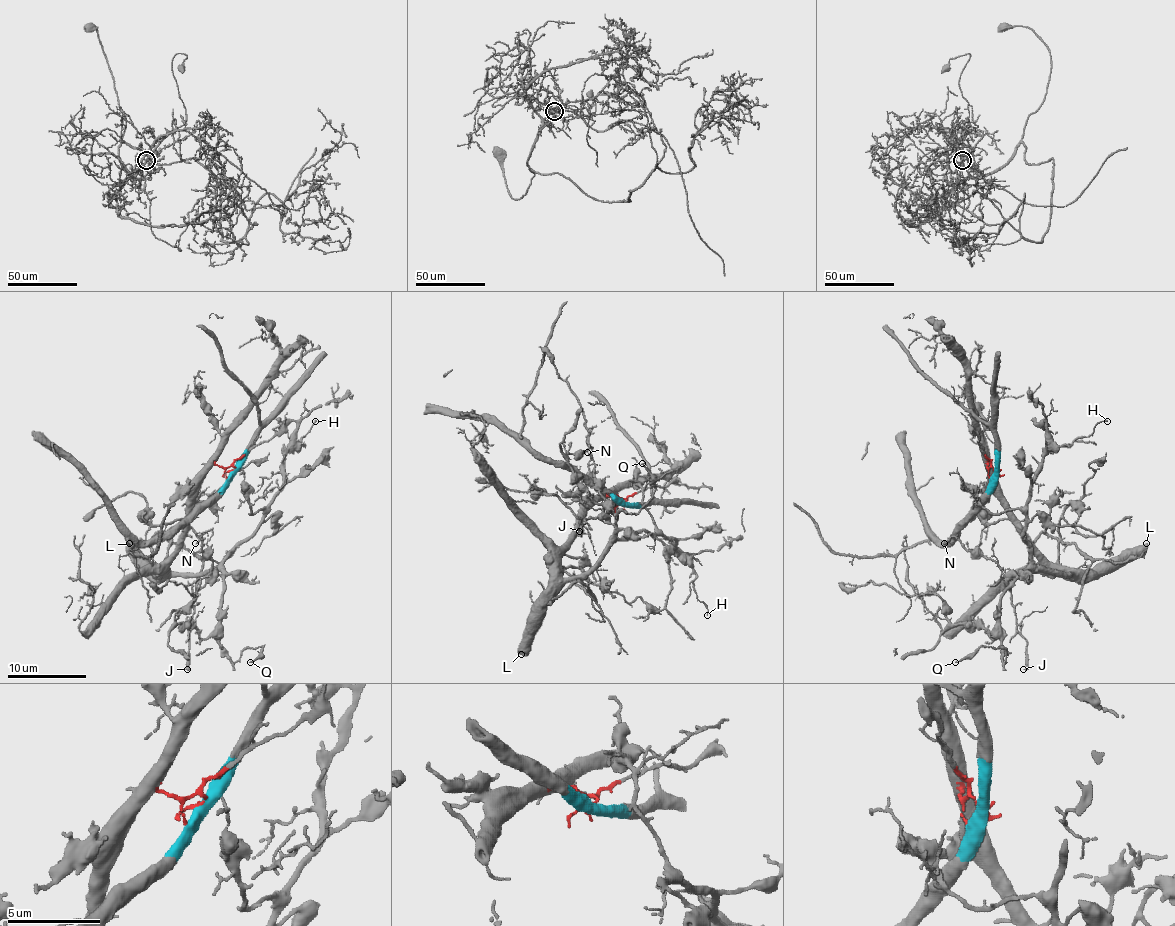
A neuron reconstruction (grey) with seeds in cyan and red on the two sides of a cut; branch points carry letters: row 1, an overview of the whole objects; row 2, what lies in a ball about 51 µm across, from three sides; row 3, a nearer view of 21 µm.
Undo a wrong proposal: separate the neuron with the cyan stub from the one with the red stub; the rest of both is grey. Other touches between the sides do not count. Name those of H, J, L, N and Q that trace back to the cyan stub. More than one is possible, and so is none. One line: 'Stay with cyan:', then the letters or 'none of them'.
Stay with cyan: none of them

